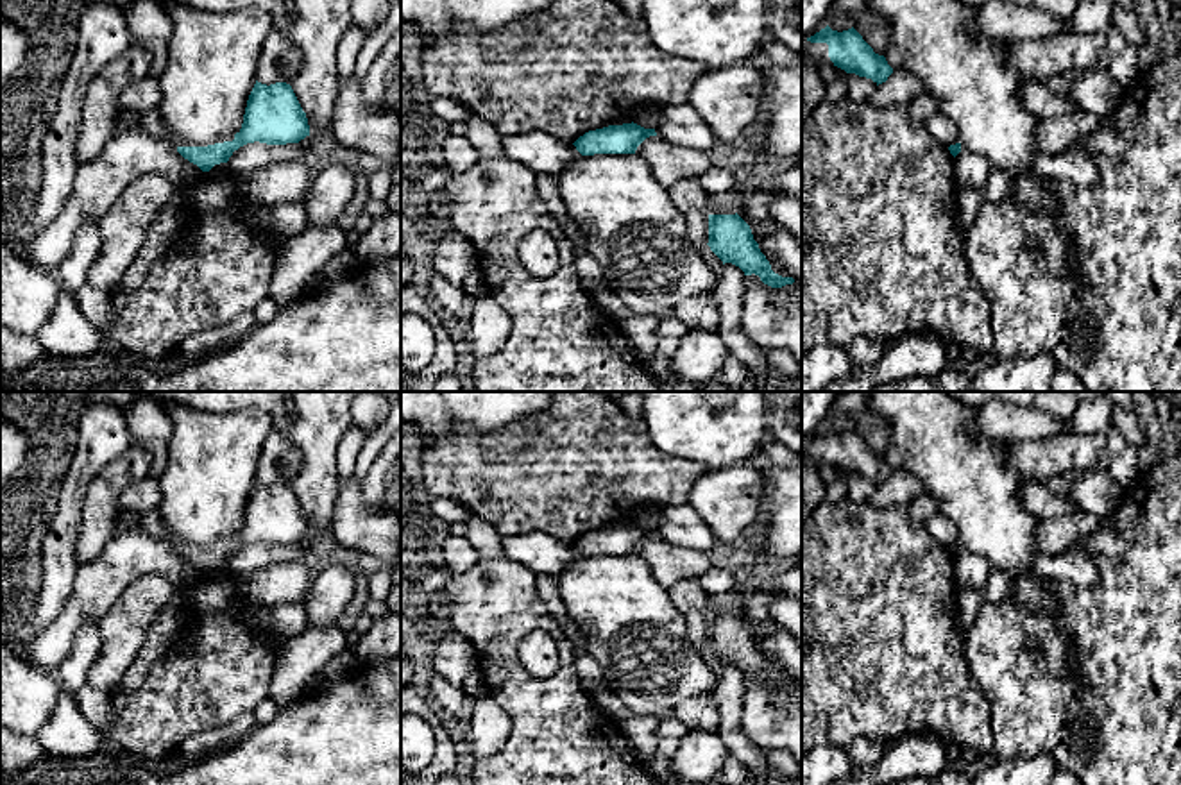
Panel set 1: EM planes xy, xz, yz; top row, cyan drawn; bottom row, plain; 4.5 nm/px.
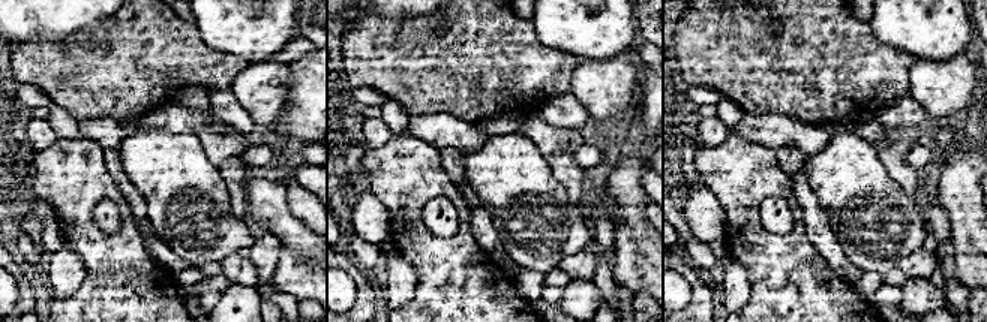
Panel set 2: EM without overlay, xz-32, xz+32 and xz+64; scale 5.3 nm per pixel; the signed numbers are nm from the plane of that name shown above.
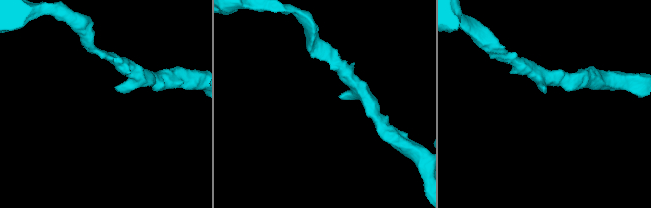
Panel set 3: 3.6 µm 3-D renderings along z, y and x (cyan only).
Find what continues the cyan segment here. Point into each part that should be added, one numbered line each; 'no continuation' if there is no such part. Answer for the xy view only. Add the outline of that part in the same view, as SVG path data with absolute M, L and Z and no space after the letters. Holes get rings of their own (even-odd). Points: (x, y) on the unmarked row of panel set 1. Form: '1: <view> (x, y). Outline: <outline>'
no continuation

